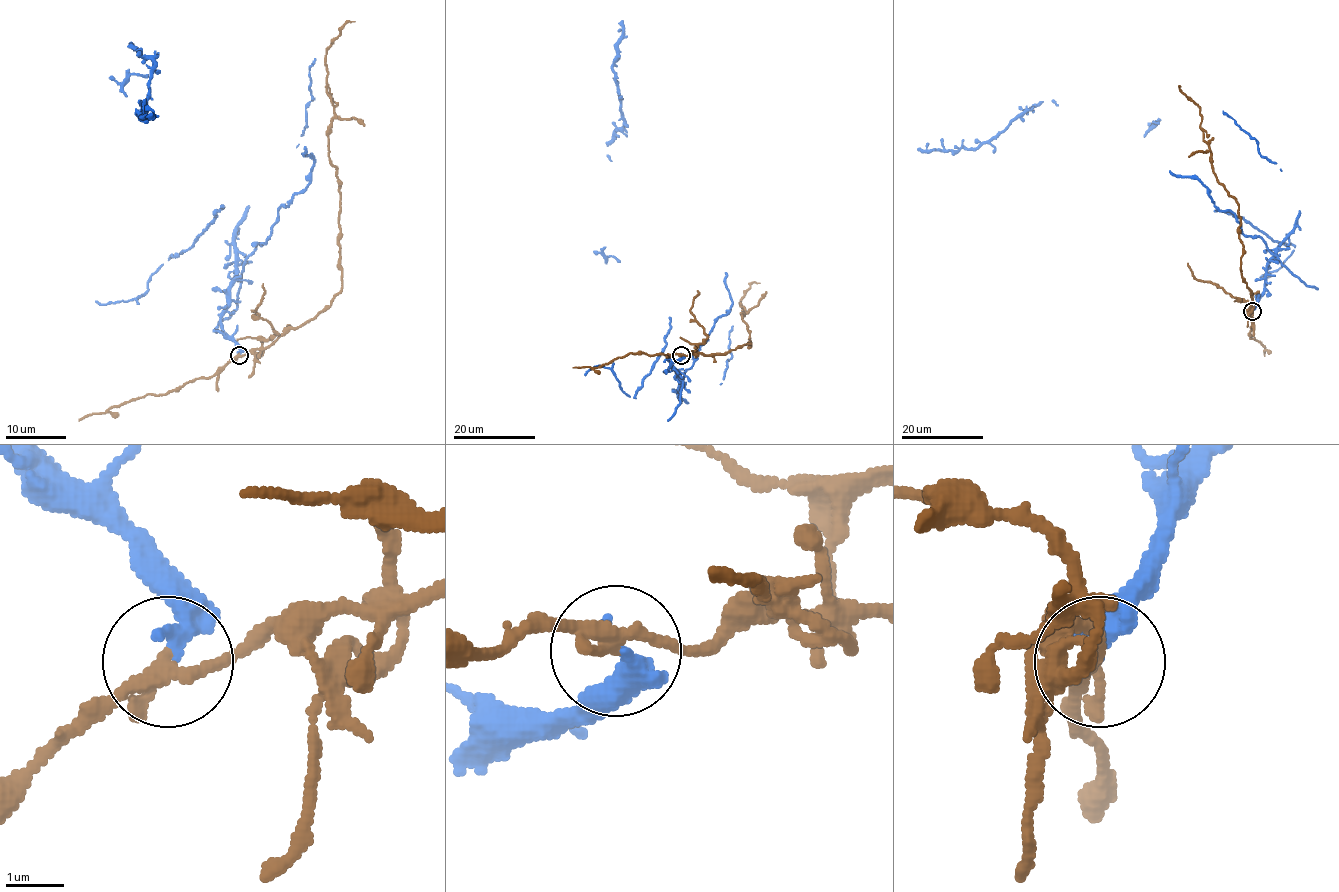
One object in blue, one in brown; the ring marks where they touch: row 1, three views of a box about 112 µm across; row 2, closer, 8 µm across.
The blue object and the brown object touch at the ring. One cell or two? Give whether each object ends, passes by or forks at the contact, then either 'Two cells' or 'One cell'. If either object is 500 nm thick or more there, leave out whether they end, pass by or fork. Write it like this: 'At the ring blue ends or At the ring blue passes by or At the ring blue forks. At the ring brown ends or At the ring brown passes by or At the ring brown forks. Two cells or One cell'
At the ring blue ends. At the ring brown passes by. Two cells

